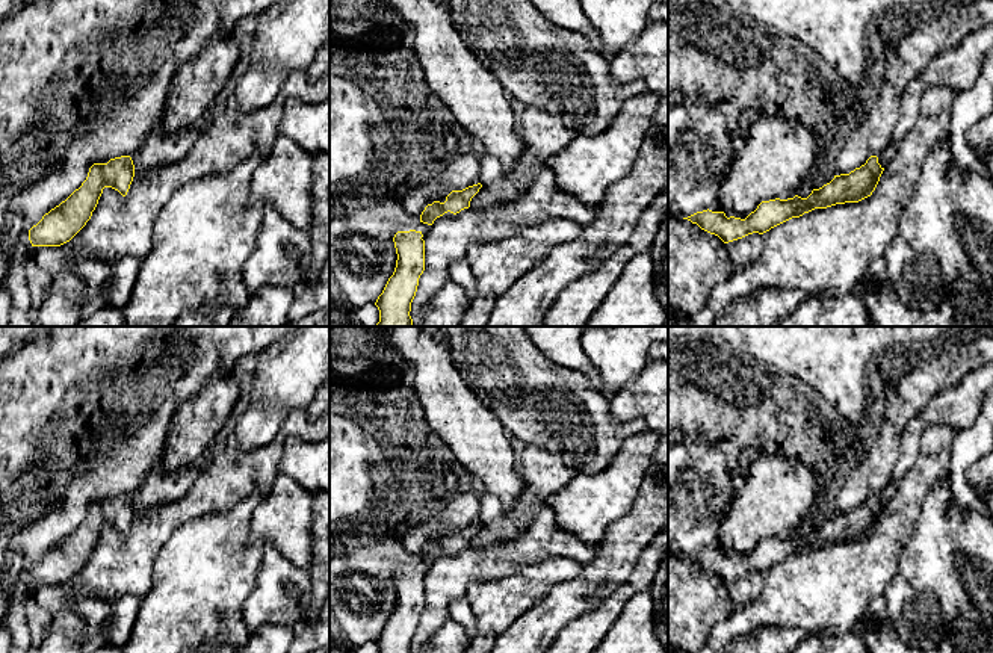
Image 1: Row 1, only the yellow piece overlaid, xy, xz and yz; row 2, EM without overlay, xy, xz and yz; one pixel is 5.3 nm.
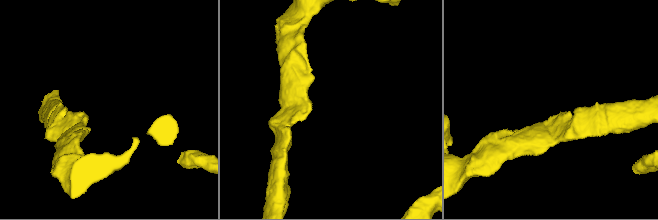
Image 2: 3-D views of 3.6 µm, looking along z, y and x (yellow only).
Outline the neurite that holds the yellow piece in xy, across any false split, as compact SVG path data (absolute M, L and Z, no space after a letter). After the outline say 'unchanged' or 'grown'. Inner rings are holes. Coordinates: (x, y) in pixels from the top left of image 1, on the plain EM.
M130 494L94 502L82 525L29 568L32 585L60 585L70 580L91 558L103 528L112 526L125 535L133 515L135 503Z; unchanged

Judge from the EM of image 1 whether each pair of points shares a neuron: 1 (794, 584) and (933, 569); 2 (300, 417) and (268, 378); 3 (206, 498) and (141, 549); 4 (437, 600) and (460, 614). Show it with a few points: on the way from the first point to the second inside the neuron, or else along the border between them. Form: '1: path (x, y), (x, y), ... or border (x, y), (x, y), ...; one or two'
1: border (910, 540), (900, 552), (897, 573); two
2: border (303, 408), (295, 408), (278, 431); two
3: path (189, 507), (176, 514), (157, 532); one
4: border (464, 596), (451, 603), (449, 618); two

